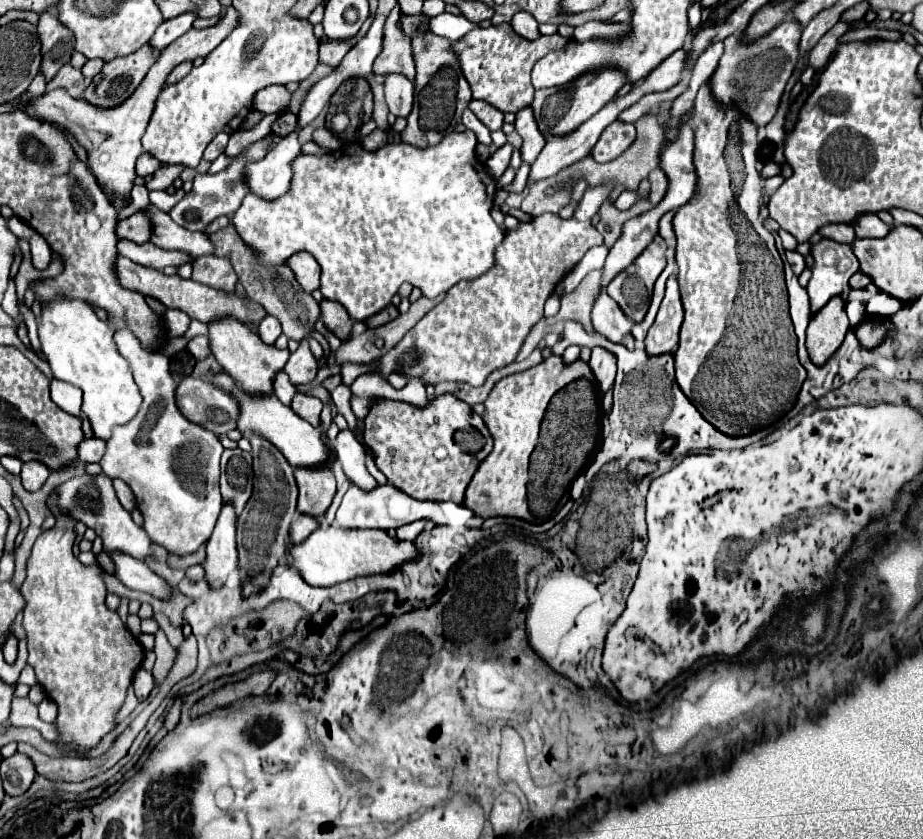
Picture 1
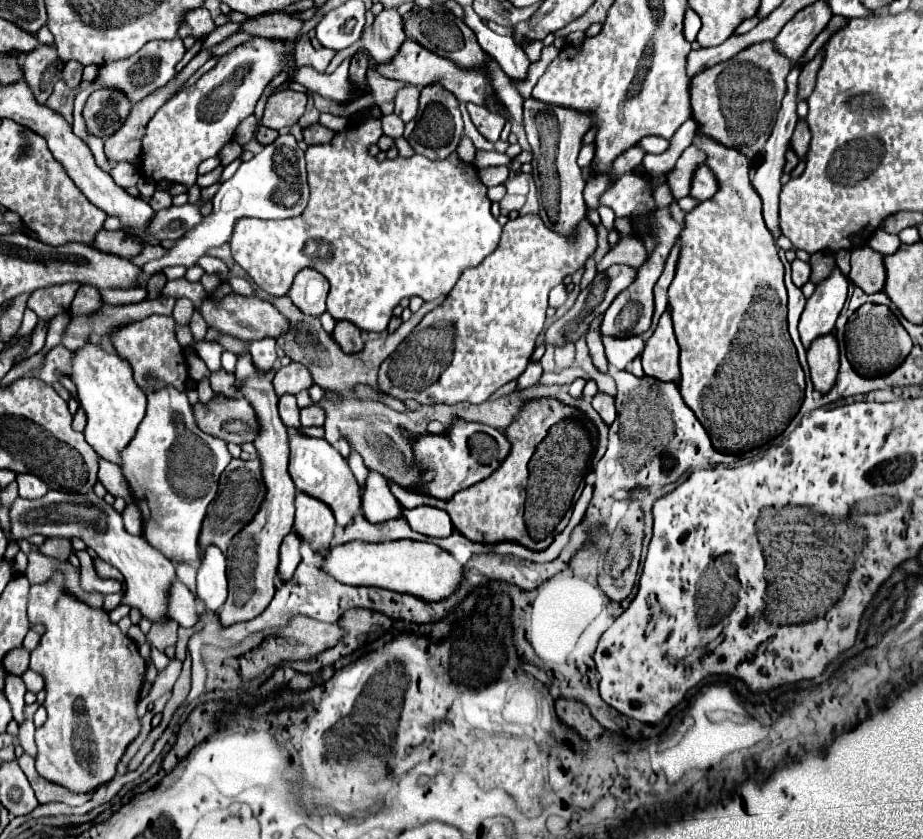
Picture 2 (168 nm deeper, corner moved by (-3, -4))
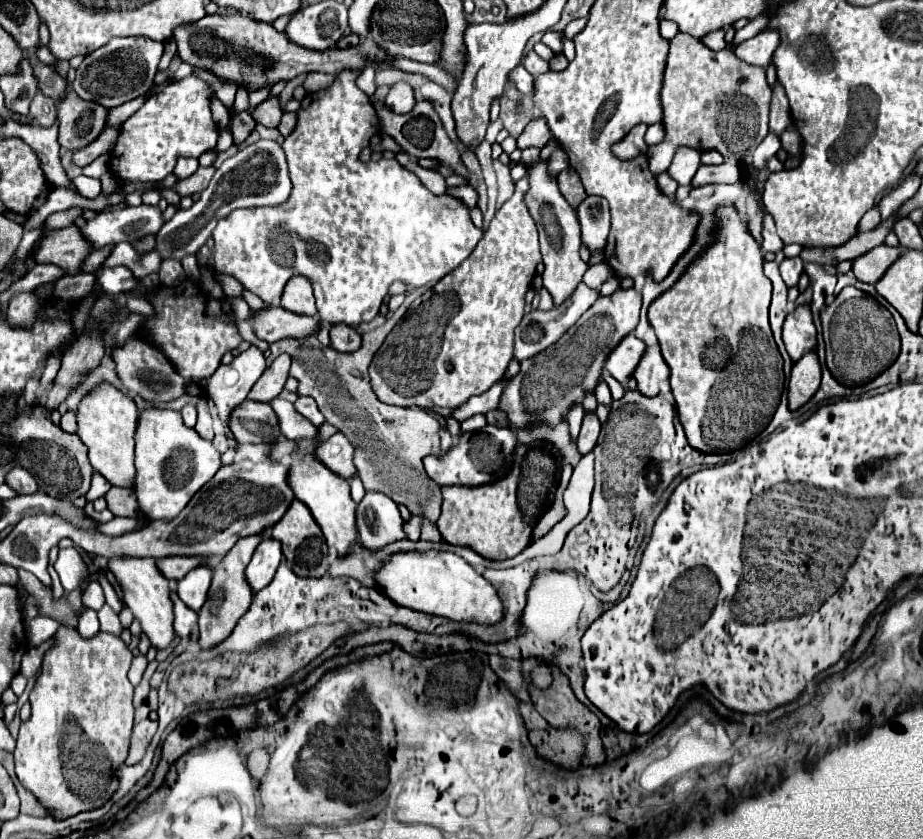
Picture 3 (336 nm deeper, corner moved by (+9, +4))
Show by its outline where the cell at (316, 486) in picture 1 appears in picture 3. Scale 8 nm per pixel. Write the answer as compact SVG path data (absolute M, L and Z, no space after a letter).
M298 499L290 505L286 515L272 527L270 537L278 539L282 543L284 559L290 563L292 571L298 577L324 577L328 573L328 547L322 539L322 531L318 531L318 523L314 523L314 517L310 515L310 509L302 505Z

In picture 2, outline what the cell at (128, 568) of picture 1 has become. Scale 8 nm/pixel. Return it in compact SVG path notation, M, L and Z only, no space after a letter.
M172 581L172 587L168 589L168 617L182 627L192 627L198 619L196 597L180 581Z

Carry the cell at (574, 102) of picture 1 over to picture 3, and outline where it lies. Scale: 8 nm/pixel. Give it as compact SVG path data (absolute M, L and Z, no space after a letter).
M536 147L524 149L522 161L534 163L534 167L528 169L530 191L526 195L526 205L540 231L540 251L542 251L542 263L546 267L542 273L542 285L552 295L554 305L560 307L574 293L574 287L582 281L582 275L588 269L588 265L578 255L578 247L574 247L574 209L562 197L556 179L548 177L546 163L540 163L540 149Z

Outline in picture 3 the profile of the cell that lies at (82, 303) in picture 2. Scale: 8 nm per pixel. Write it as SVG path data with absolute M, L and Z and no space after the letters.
M68 225L64 229L48 231L42 241L34 243L28 257L32 257L36 263L54 263L66 269L70 275L76 275L80 273L80 263L90 251L92 249L80 235L78 227Z

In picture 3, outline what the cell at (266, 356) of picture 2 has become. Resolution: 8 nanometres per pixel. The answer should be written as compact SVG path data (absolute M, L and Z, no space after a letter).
M250 347L248 351L234 357L230 365L220 365L214 375L208 379L208 397L212 397L218 417L224 423L226 437L230 439L230 445L236 447L234 435L228 427L228 419L232 411L248 397L252 385L260 379L260 375L266 369L266 359L258 347Z

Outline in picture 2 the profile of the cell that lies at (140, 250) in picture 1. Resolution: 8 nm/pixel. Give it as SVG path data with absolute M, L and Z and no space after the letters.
M202 257L202 259L198 259L196 265L202 267L206 273L218 273L218 275L222 275L228 281L228 267L220 259L216 259L216 257Z

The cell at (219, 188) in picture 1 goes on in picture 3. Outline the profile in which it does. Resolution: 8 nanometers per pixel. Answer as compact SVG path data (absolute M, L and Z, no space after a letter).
M122 207L116 211L104 211L80 227L82 237L92 249L100 249L108 243L132 243L144 235L158 233L162 227L162 211L158 207Z

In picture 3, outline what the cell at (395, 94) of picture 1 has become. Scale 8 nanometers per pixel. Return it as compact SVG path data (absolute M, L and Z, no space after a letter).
M400 81L400 83L394 83L390 87L390 93L386 95L386 107L394 113L406 113L406 111L412 111L414 109L414 89Z

